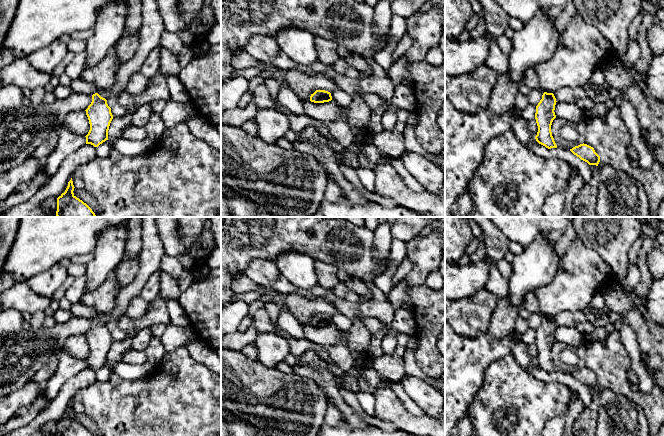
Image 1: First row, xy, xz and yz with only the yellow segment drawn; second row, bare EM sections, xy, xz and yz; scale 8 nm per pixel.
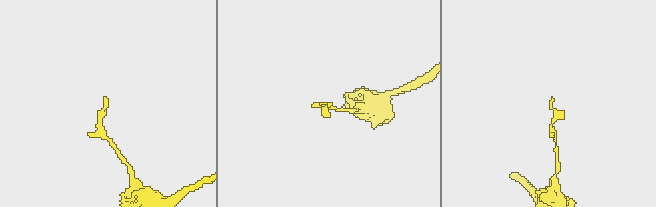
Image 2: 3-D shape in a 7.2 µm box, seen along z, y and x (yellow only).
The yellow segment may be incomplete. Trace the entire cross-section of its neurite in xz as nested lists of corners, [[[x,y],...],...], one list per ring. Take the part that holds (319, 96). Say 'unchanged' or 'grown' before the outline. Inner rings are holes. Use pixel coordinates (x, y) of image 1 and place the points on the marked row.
unchanged; [[[316,90],[310,96],[310,101],[314,103],[324,103],[332,100],[331,93],[325,90]]]

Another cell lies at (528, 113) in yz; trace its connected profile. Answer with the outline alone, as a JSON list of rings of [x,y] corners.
[[[528,104],[527,107],[524,110],[522,110],[522,118],[528,122],[531,119],[535,118],[535,113],[536,113],[536,106]]]

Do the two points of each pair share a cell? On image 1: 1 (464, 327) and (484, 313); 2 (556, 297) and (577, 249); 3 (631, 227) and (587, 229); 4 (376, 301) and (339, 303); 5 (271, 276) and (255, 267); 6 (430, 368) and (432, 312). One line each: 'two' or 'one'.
1: one
2: one
3: one
4: one
5: one
6: one

